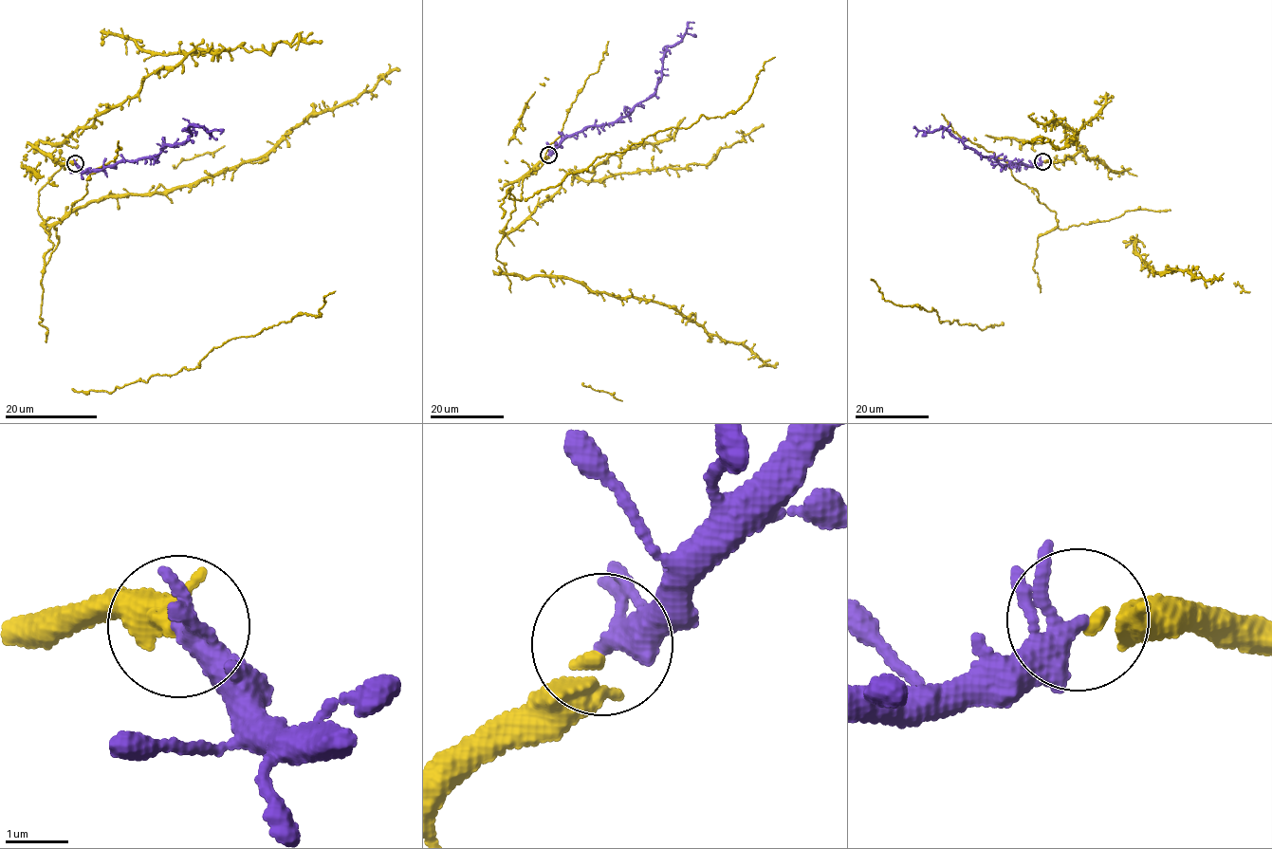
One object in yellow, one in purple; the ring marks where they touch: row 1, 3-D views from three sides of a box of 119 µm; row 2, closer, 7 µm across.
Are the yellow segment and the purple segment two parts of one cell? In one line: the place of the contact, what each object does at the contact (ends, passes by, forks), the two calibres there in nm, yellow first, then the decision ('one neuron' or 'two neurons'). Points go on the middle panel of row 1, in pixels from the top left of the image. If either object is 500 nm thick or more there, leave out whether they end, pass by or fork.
place (548, 155); yellow ends; purple passes by; calibres 190 and 320 nm; one neuron

